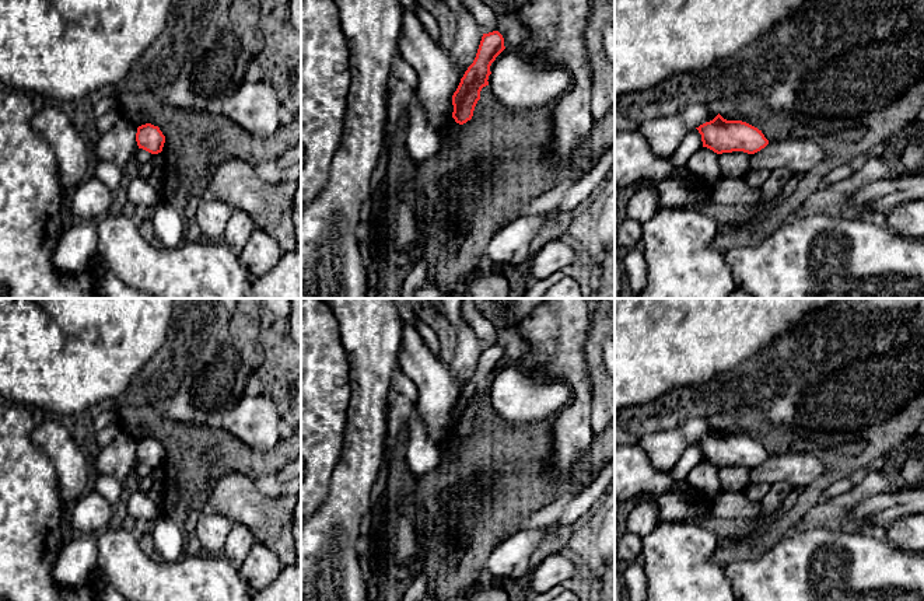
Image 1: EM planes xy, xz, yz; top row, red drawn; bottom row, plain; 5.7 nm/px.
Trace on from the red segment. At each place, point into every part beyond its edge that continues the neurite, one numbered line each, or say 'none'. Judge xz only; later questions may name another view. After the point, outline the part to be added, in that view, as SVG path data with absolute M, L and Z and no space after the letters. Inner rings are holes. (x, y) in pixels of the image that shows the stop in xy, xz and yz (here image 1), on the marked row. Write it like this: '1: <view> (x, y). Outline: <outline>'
none

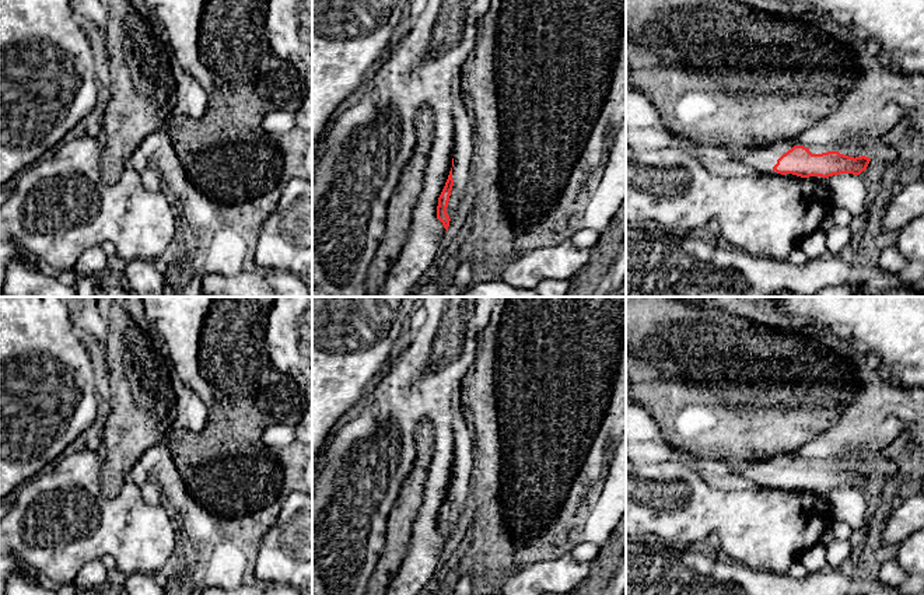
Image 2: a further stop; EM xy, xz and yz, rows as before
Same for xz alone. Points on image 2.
none

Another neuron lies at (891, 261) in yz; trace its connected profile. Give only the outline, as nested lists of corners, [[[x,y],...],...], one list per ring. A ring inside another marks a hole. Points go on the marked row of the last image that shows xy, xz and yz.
[[[895,245],[886,246],[881,253],[878,260],[878,267],[883,272],[897,274],[900,273],[910,262],[896,249]]]

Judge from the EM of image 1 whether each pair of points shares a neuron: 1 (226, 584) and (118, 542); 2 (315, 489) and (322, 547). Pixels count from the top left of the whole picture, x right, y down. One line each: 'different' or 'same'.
1: same
2: different

